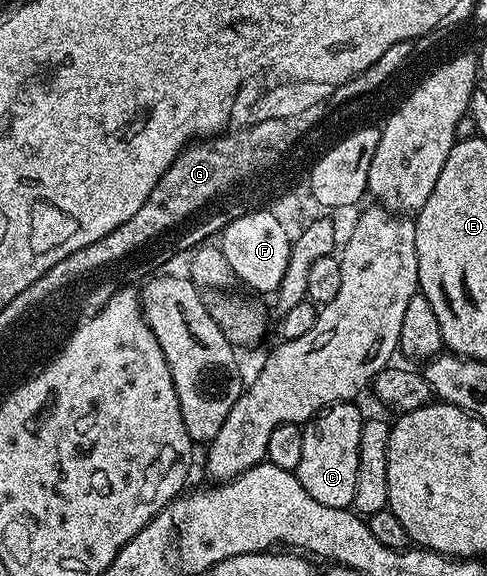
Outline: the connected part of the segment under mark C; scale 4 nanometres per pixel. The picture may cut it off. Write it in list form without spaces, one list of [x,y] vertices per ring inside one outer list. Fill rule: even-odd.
[[[356,402],[331,403],[303,427],[303,453],[295,472],[297,480],[319,505],[352,508],[355,477],[359,477],[359,433],[365,419]]]

